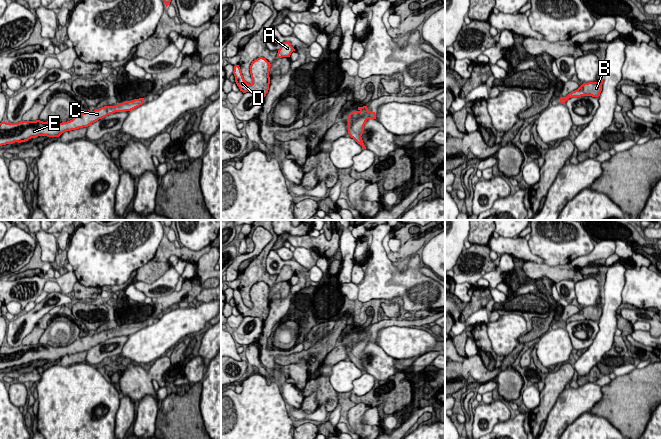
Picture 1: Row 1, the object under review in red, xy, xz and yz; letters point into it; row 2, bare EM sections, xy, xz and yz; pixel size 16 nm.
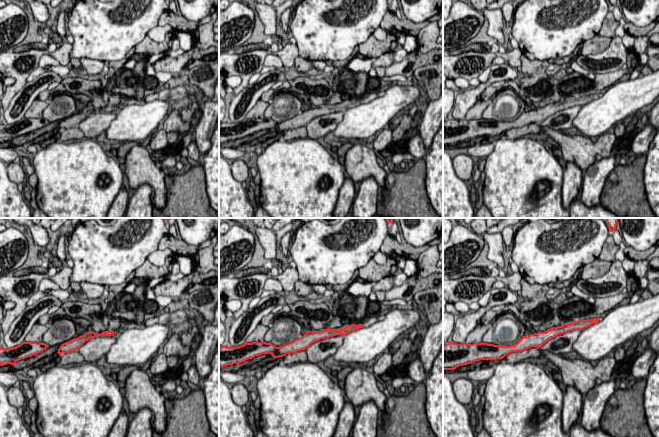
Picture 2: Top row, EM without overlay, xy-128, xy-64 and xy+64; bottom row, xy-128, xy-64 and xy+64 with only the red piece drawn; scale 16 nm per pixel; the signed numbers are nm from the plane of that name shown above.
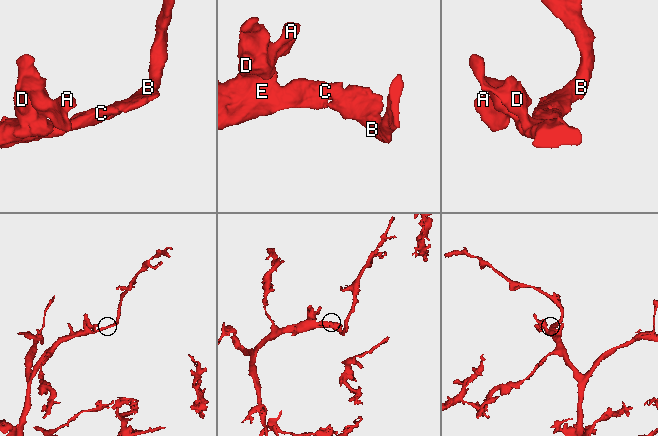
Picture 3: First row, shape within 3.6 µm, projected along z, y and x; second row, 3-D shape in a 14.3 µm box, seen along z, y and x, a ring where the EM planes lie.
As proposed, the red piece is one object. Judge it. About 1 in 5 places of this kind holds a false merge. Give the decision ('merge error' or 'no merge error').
no merge error

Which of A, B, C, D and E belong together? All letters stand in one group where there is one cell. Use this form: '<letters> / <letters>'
A B C D E

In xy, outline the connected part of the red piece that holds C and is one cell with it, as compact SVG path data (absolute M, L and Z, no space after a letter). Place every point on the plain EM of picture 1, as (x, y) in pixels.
M144 322L125 325L115 330L104 330L94 335L79 337L72 344L62 347L20 345L18 347L0 347L0 370L21 367L38 360L59 361L65 355L88 351L92 347L115 336L131 335L144 327Z

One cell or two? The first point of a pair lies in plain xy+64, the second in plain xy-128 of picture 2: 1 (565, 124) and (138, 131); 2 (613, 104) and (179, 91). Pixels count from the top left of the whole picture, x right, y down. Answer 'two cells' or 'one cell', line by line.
1: two cells
2: two cells

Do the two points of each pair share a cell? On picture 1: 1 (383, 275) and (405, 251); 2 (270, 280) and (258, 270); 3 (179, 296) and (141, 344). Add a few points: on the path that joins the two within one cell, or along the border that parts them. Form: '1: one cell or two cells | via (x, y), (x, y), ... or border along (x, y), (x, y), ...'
1: two cells | border along (386, 254), (392, 262)
2: one cell | via (267, 278), (261, 273)
3: two cells | border along (169, 308), (166, 311)

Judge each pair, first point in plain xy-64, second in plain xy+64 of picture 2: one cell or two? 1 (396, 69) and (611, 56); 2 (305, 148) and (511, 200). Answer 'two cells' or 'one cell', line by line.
1: two cells
2: one cell

